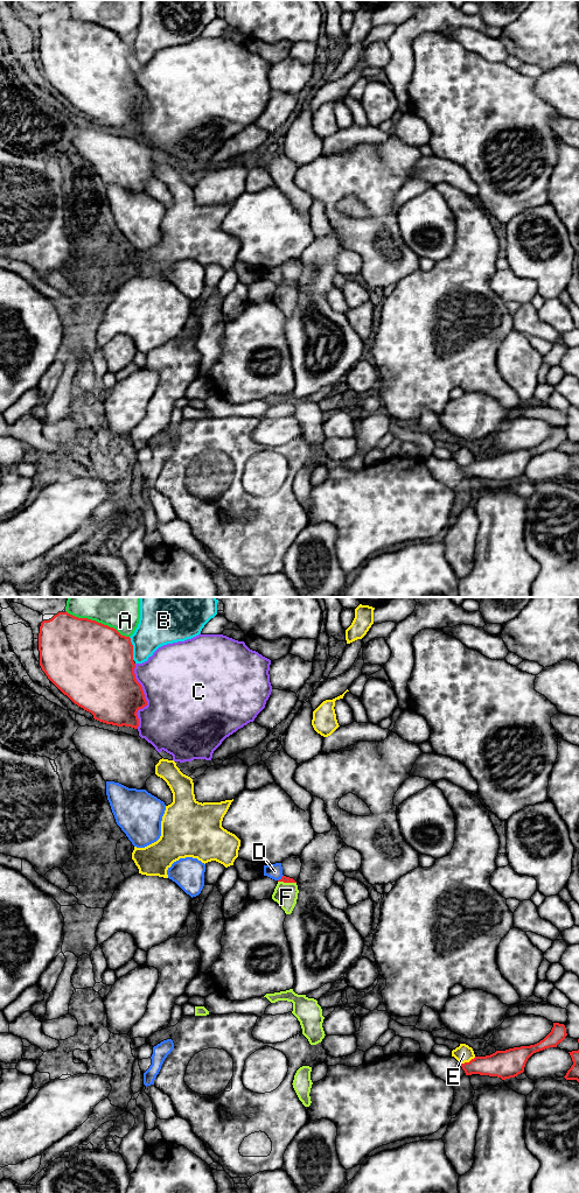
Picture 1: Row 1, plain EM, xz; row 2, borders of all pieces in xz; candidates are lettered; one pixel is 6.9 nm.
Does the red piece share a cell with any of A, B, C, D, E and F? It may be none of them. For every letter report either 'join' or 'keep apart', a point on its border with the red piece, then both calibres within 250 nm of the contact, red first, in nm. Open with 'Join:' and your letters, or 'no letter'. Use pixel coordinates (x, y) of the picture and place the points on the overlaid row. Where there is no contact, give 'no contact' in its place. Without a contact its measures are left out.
Join: no letter
A: keep apart; meets red in xz at (97, 622); 500 nm thick on the red side, 380 nm on the other
B: keep apart; meets red in xz at (132, 648); 480 nm thick on the red side, 280 nm on the other
C: keep apart; meets red in xz at (144, 697); 400 nm thick on the red side, 480 nm on the other
D: keep apart; meets red in xz at (281, 878); 50 nm thick on the red side, 110 nm on the other
E: keep apart; meets red in xz at (469, 1061); 190 nm thick on the red side, 120 nm on the other
F: keep apart; meets red in xz at (287, 882); 50 nm thick on the red side, 160 nm on the other

